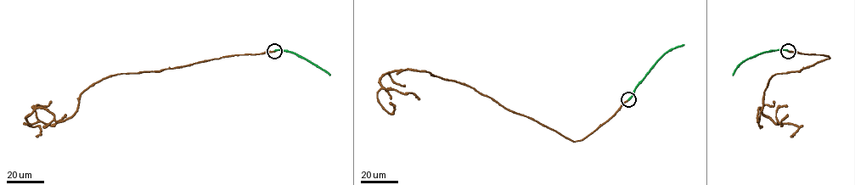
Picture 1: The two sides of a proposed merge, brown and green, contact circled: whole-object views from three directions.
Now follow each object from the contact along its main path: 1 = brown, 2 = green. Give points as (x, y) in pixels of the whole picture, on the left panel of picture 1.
1: (275, 50), (111, 75), (82, 92), (77, 109), (62, 121), (34, 109), (24, 123), (40, 127), (36, 136)
2: (275, 50), (286, 50), (302, 57), (330, 75)

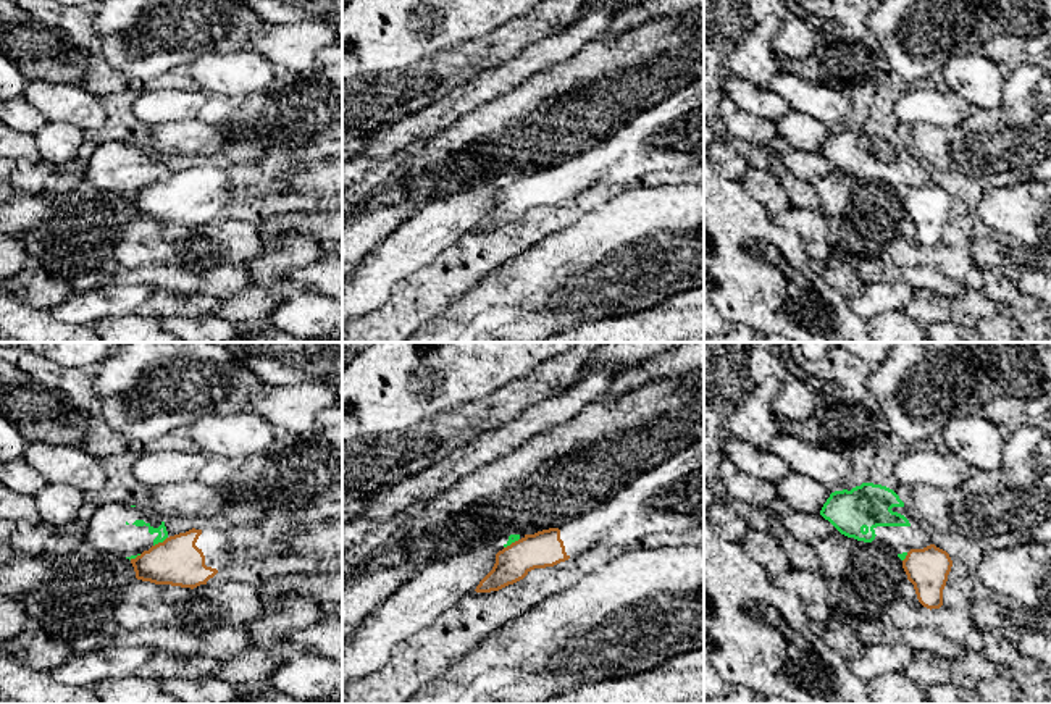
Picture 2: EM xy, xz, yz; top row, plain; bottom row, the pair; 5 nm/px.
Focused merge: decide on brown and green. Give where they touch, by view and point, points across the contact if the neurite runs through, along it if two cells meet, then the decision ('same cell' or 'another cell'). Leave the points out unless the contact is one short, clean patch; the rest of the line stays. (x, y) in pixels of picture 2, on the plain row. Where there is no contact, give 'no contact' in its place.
meets brown in xy at (160, 181); border along xy (167, 175), (154, 184); another cell

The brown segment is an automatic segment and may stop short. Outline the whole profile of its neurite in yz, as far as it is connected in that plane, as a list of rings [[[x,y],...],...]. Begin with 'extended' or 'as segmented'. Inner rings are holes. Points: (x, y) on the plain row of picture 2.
as segmented; [[[935,182],[911,187],[902,199],[902,207],[914,223],[919,241],[930,249],[943,244],[943,228],[951,205],[949,192]]]

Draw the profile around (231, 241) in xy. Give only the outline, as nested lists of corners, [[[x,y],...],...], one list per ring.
[[[136,218],[115,241],[116,266],[181,266],[199,274],[224,263],[245,265],[266,250],[258,226],[237,220],[197,228]]]

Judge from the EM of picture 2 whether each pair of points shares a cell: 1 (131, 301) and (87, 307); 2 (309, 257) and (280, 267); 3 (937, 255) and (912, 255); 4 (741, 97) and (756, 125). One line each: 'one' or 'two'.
1: one
2: one
3: one
4: two

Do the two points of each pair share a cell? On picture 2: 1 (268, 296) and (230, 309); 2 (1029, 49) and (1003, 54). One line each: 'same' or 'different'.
1: same
2: same

